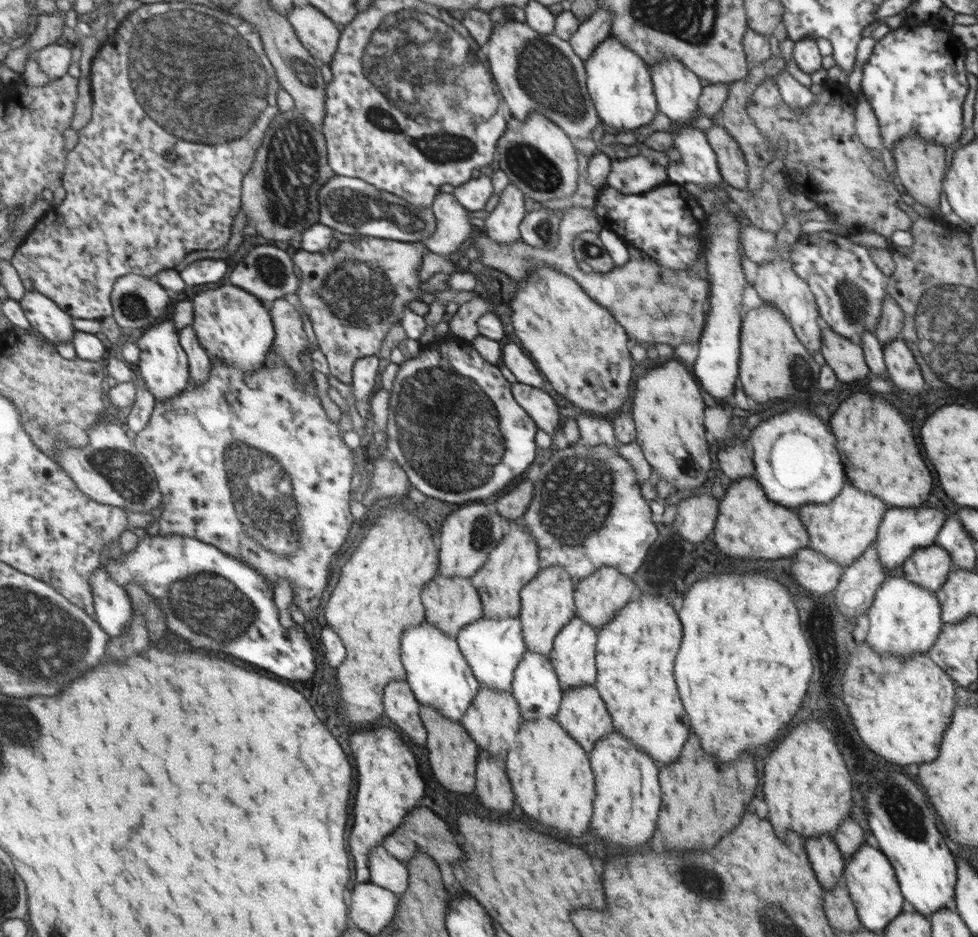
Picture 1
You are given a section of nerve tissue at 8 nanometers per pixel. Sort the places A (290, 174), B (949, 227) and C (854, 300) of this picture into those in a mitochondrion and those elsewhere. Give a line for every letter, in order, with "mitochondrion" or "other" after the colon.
A: mitochondrion
B: other
C: mitochondrion

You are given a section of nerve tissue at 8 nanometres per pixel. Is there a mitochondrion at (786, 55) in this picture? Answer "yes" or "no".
no

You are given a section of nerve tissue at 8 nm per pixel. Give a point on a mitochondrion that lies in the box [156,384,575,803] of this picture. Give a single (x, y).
(268, 517)

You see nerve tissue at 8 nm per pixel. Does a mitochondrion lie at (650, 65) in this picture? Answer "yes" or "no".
no

